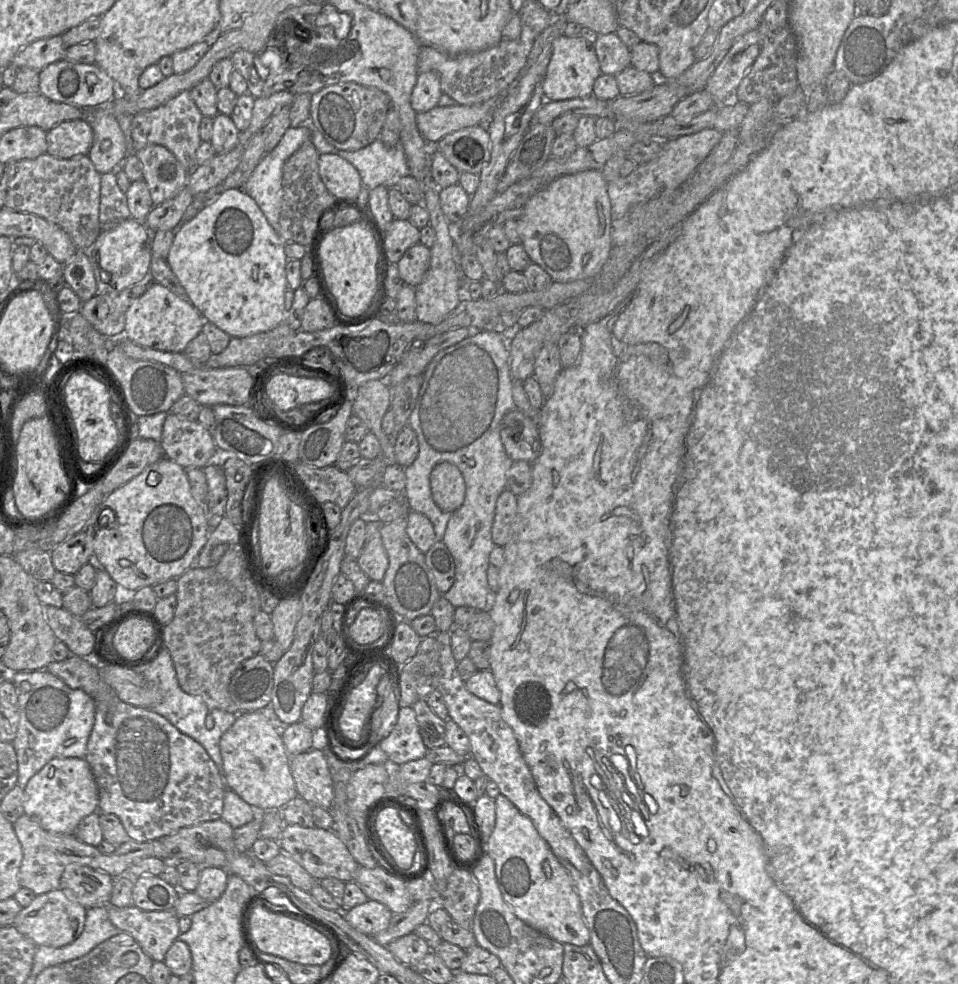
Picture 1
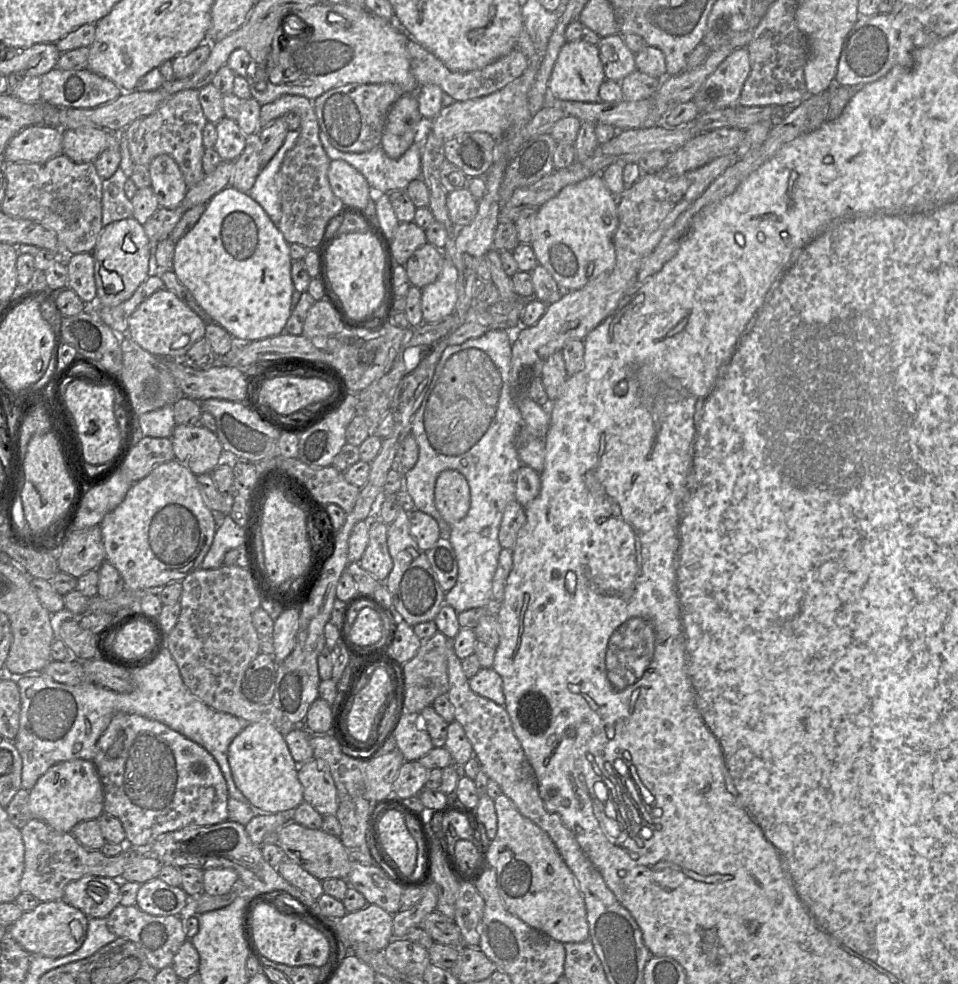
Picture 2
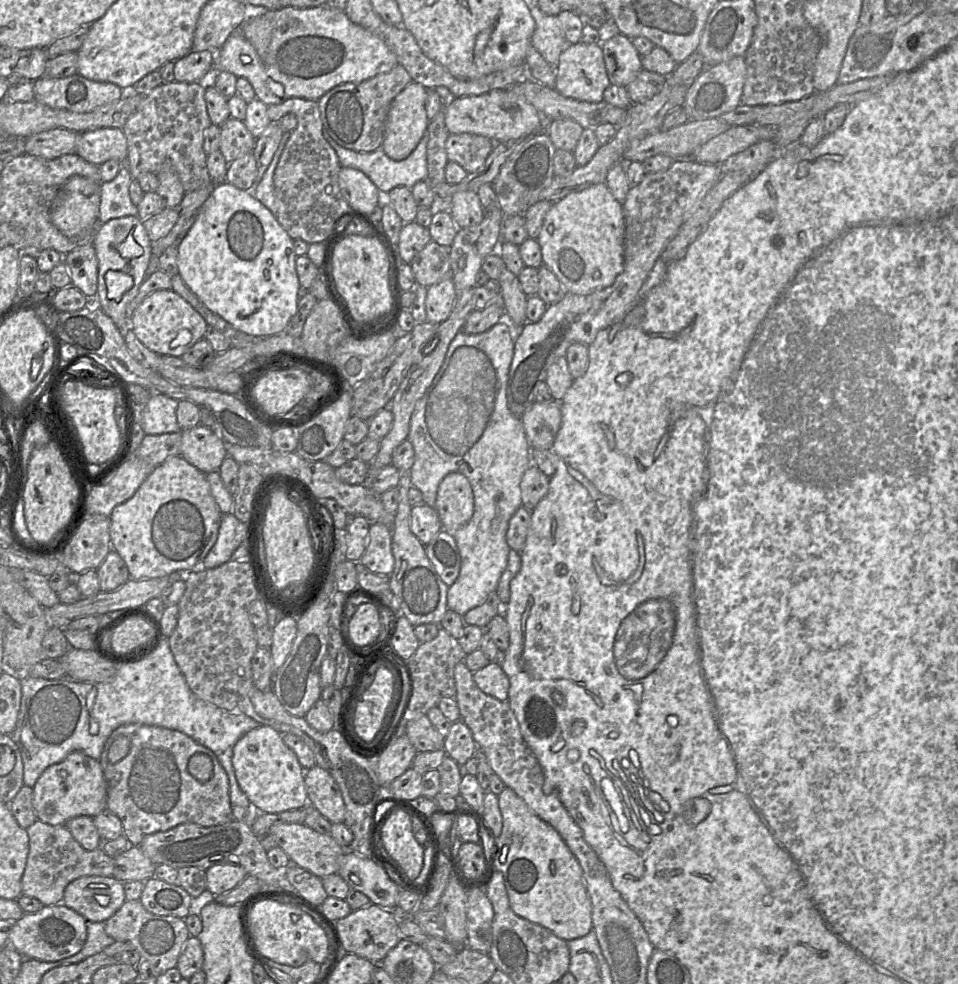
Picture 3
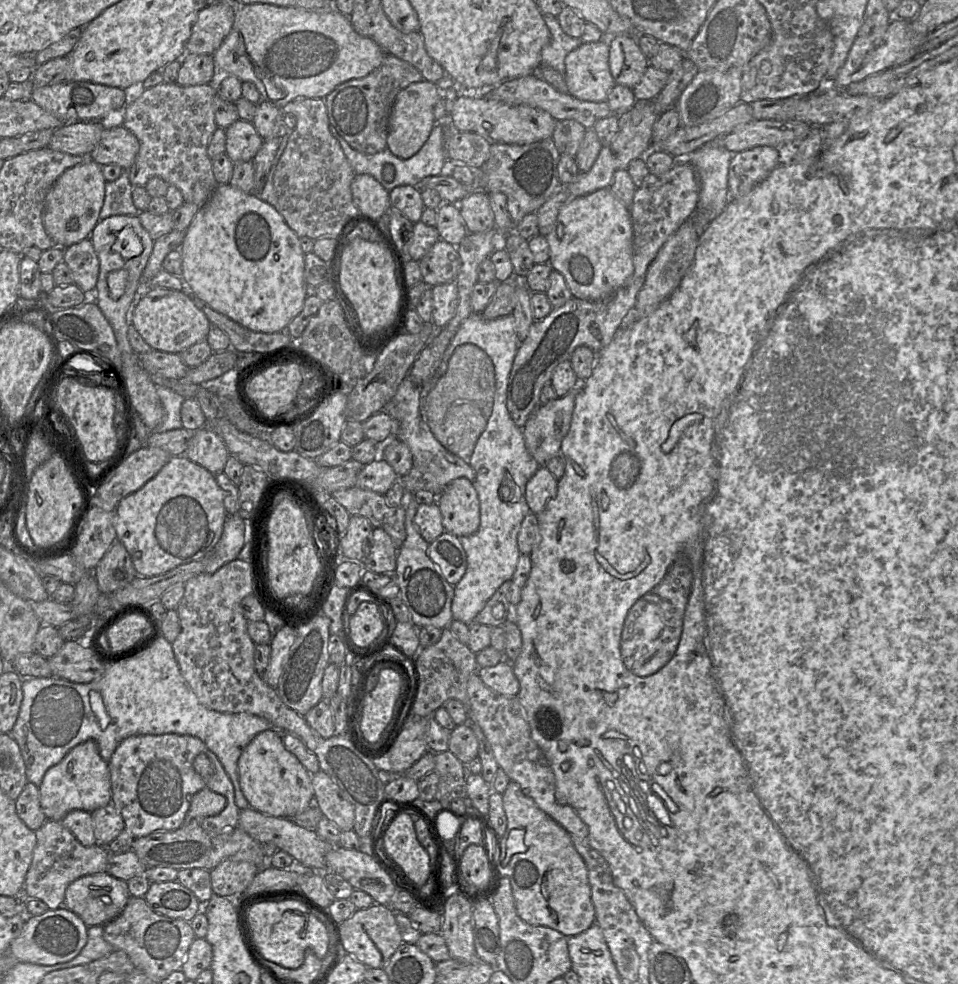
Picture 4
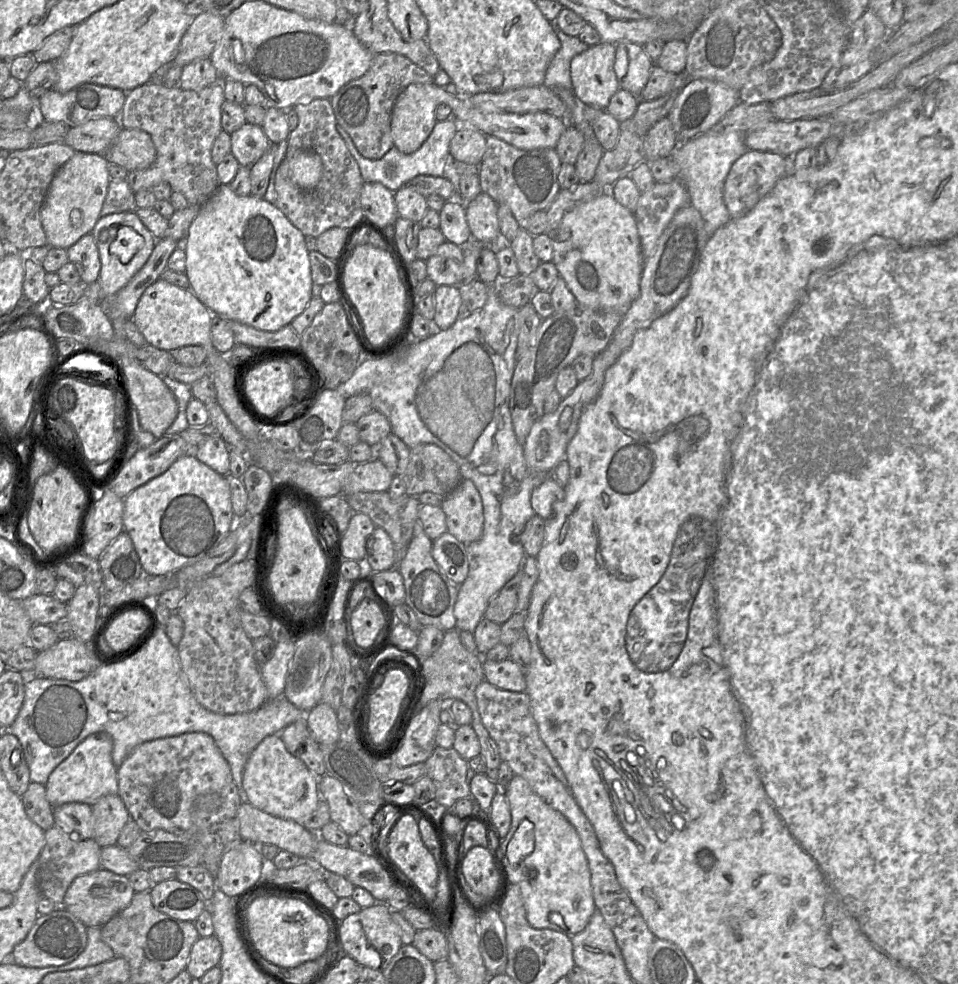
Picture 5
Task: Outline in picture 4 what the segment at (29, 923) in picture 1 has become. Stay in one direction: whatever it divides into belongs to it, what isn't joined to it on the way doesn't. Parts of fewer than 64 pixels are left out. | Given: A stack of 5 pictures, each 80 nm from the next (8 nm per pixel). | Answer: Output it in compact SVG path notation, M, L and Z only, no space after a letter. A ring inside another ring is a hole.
M61 906L49 909L41 915L32 915L26 922L20 934L12 941L9 953L18 962L28 962L40 965L54 965L75 958L87 942L86 924L74 912Z

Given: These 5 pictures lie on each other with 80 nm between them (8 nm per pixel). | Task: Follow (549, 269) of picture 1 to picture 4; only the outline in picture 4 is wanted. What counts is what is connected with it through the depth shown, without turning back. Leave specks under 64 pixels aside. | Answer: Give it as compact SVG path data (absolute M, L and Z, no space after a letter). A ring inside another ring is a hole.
M609 188L575 196L563 206L551 231L545 236L549 244L549 261L560 272L574 297L599 301L613 295L634 273L633 225L629 208Z

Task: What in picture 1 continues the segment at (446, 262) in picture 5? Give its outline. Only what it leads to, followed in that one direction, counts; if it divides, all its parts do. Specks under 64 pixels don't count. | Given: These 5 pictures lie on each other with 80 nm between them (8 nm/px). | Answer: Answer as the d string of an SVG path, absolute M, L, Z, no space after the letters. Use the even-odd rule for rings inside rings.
M421 243L407 249L396 264L404 283L417 287L423 281L430 267L430 260L430 248Z

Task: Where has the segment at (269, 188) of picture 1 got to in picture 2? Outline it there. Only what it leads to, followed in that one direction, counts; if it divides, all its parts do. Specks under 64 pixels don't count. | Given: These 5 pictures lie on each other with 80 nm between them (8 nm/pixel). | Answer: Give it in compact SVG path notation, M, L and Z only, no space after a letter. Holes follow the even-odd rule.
M299 130L288 131L282 146L268 164L261 168L253 187L247 193L265 210L276 227L281 216L279 170L284 156L294 146L298 136Z

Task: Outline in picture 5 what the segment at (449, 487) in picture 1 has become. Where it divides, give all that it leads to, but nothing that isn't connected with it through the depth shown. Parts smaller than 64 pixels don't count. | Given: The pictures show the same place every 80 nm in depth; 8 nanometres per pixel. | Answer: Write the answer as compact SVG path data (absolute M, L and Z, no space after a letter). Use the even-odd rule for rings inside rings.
M463 479L443 498L441 508L445 513L447 532L468 545L483 534L483 503L479 491L470 479Z

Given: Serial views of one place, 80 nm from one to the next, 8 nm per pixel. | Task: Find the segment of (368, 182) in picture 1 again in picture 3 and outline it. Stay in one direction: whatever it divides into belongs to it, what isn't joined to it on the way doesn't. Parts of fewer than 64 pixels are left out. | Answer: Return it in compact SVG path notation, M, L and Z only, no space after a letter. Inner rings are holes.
M324 129L323 137L335 150L342 167L349 167L362 171L376 185L382 195L388 194L392 189L399 186L411 189L417 182L427 179L428 136L426 134L422 137L415 150L406 159L401 161L390 159L382 148L372 152L356 152L346 149L337 144Z

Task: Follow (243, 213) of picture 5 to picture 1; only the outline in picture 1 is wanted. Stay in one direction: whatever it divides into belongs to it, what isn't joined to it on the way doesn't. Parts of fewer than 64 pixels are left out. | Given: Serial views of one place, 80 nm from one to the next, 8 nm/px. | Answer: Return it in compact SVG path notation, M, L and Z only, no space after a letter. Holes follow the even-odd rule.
M228 189L174 232L166 262L187 292L191 304L231 338L270 331L286 323L285 241L272 228L257 203L242 189Z

